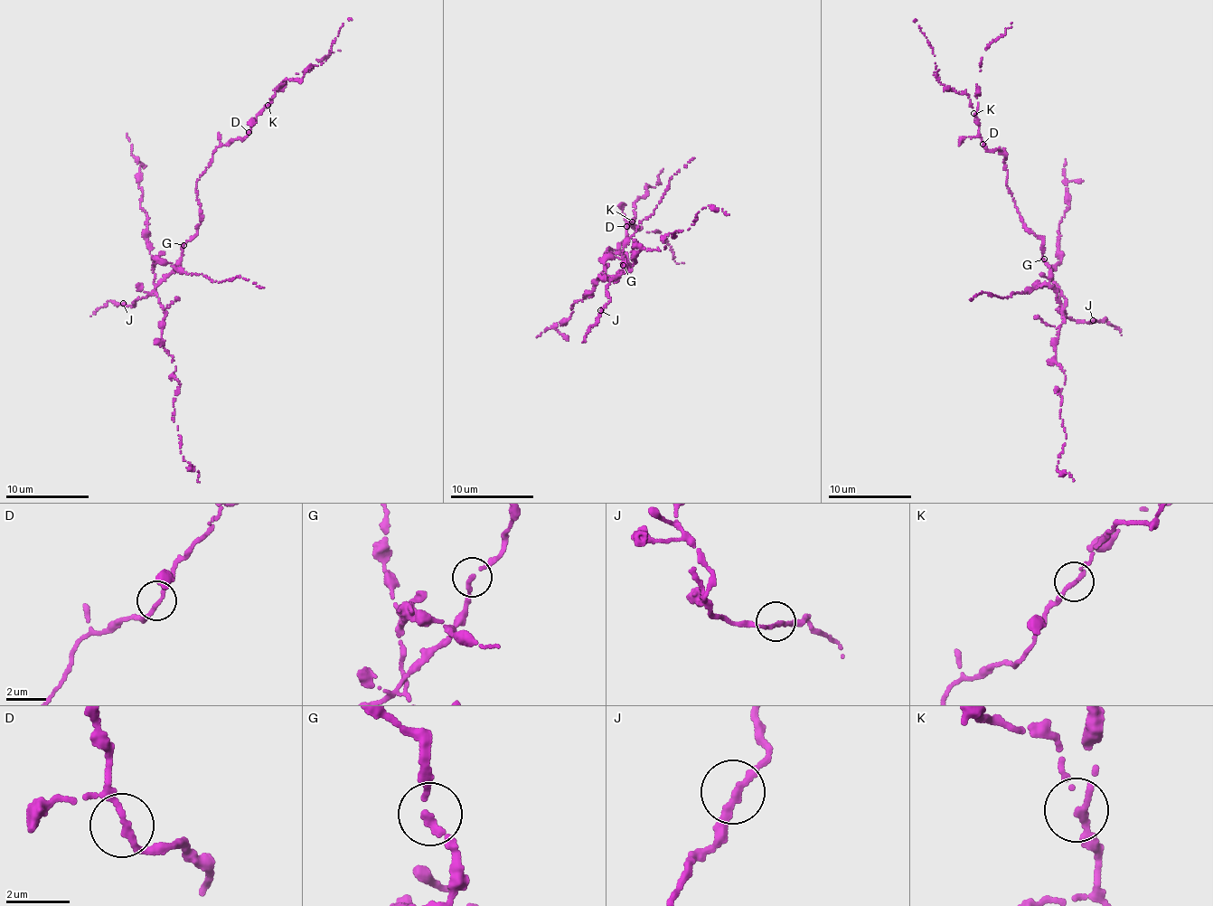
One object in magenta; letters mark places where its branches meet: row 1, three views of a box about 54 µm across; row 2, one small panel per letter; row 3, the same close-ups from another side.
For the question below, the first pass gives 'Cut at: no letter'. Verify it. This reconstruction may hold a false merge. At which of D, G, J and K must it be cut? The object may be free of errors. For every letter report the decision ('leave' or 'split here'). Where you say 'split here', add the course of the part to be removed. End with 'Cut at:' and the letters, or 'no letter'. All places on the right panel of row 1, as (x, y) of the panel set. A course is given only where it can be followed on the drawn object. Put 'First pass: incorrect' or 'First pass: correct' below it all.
D: leave
G: leave
J: leave
K: split here; course (973, 114), (968, 94), (944, 87), (935, 69), (933, 47), (914, 21)
Cut at: K
First pass: incorrect

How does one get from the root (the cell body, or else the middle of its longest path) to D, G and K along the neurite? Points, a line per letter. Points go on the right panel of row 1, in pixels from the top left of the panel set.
D: (1042, 240), (1025, 228), (1017, 211), (1006, 183), (1004, 155), (997, 149), (986, 149), (982, 144)
G: (1042, 240), (1044, 259)
K: (1042, 240), (1025, 228), (1006, 183), (1004, 155), (997, 149), (988, 149), (973, 114)

